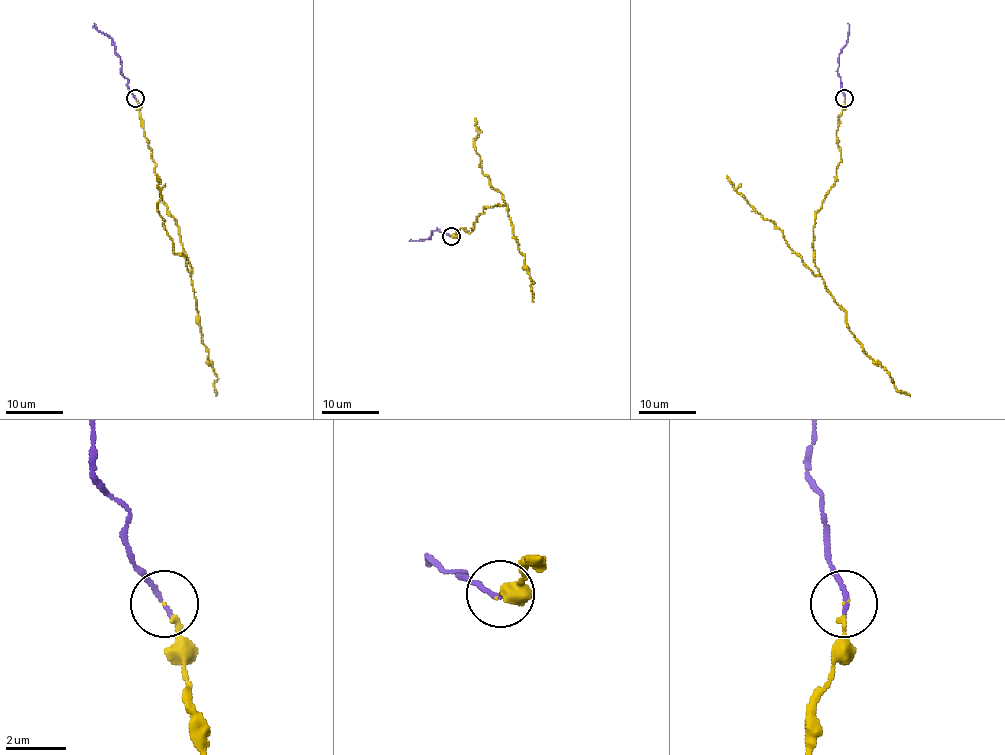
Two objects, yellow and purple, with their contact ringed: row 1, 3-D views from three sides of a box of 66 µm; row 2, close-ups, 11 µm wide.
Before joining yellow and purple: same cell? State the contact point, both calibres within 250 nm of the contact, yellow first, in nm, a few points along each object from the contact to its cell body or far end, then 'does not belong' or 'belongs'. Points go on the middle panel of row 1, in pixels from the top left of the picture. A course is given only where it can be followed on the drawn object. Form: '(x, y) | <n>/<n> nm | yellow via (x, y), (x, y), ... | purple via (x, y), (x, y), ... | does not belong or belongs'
(451, 236) | 130/160 nm | yellow via (451, 236), (461, 228), (468, 232), (486, 207), (506, 206), (533, 281), (532, 301) | purple via (451, 236), (438, 229), (428, 239), (411, 239) | belongs

